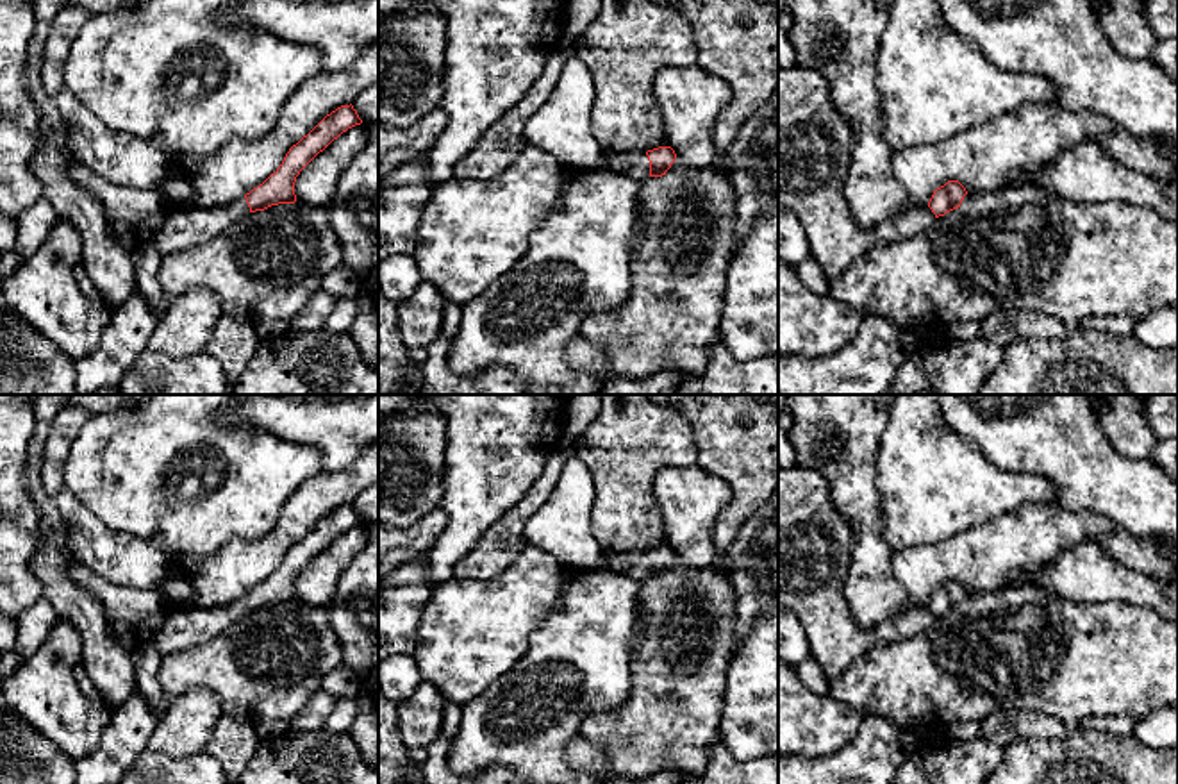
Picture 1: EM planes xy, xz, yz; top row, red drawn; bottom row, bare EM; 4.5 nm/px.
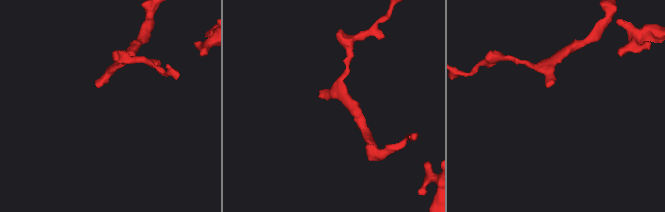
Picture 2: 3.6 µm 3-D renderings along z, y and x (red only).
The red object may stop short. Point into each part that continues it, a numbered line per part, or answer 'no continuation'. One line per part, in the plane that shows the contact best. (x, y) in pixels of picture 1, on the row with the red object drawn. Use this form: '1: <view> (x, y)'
1: xz (634, 163)

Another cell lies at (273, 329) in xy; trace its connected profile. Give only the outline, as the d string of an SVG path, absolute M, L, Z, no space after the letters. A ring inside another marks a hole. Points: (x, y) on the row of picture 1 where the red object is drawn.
M257 321L253 323L253 329L259 336L261 341L270 339L270 338L280 338L284 336L287 330L291 330L289 321Z

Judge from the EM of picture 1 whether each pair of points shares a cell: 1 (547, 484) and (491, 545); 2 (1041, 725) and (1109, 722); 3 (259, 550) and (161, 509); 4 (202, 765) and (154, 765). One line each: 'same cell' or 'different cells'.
1: same cell
2: different cells
3: different cells
4: same cell

